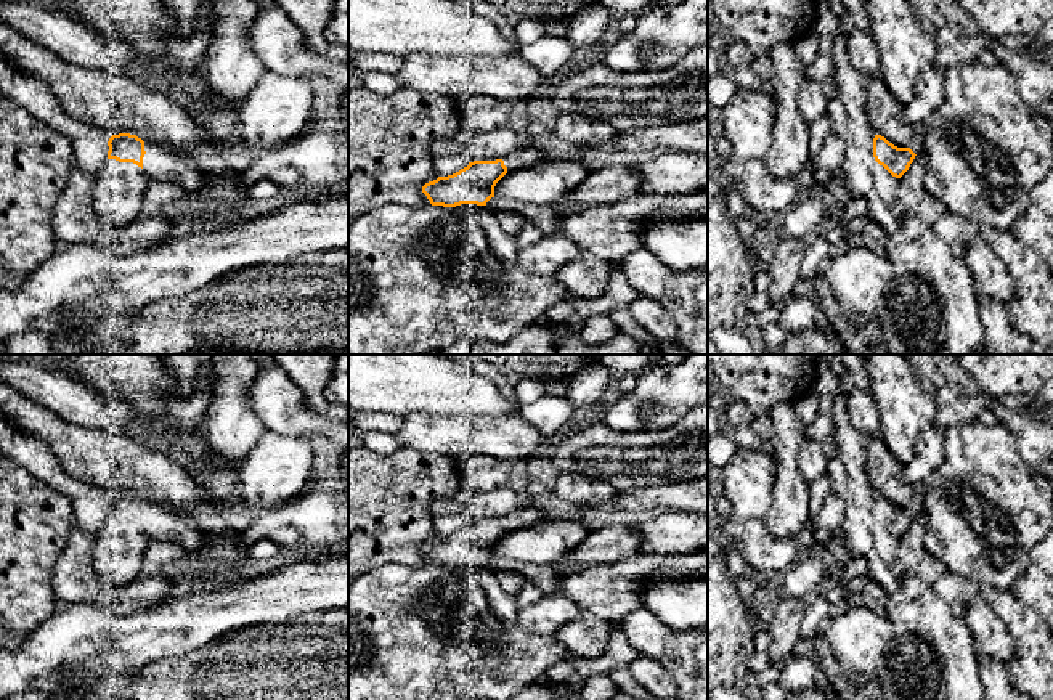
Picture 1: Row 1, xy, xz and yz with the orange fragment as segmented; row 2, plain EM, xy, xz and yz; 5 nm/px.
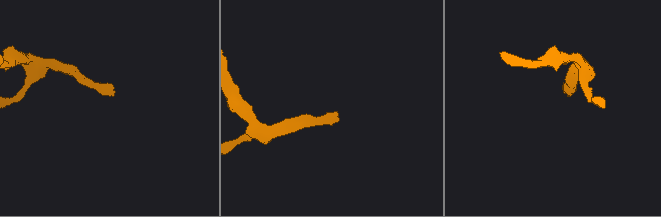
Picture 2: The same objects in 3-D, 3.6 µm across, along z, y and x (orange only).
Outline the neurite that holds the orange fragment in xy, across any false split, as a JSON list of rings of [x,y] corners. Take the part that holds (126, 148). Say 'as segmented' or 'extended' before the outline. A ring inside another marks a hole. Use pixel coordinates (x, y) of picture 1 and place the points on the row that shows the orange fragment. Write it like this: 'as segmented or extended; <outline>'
extended; [[[119,133],[109,138],[108,146],[108,159],[136,164],[149,181],[177,181],[186,191],[197,189],[201,185],[201,172],[191,165],[189,157],[167,144]]]

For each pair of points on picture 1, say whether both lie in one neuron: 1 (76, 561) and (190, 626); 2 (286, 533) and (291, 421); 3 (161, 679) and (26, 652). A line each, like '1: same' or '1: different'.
1: different
2: different
3: different

